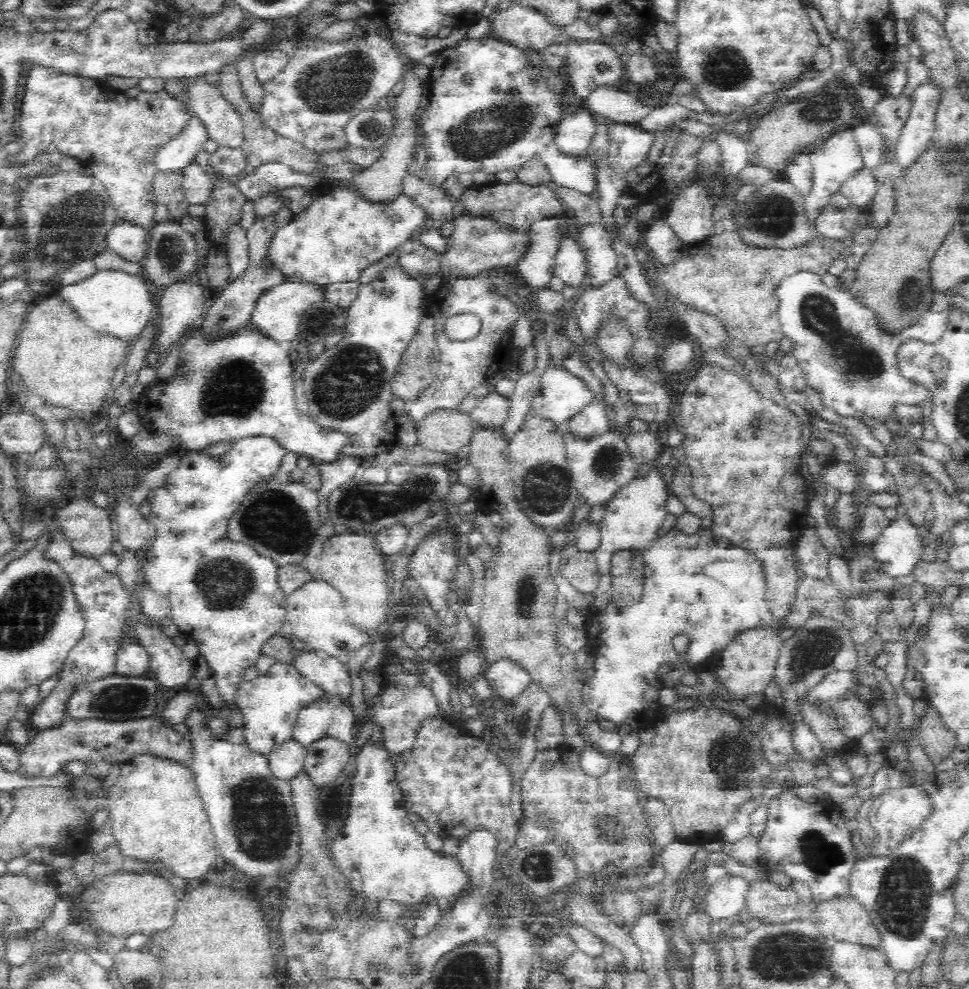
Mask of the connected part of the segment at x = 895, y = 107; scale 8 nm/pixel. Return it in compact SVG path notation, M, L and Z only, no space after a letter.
M898 96L880 97L875 104L875 111L882 121L880 134L888 139L888 145L893 150L895 140L898 138L900 127L904 124L909 111L909 98Z

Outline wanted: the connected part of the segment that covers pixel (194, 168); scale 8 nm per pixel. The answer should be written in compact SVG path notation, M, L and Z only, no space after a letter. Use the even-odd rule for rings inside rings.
M196 162L189 164L183 171L181 191L186 203L189 206L204 206L212 194L215 175Z

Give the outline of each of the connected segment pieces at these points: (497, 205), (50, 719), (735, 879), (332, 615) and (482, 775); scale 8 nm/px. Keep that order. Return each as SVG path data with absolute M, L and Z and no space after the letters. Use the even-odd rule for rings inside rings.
M515 180L511 183L497 182L481 188L466 189L460 201L468 212L486 214L499 222L526 231L539 221L556 218L565 213L565 206L548 186L526 186Z
M58 530L54 534L54 542L50 544L49 555L57 560L72 584L85 622L84 634L80 642L70 652L64 666L58 673L58 680L53 694L36 710L31 712L33 732L58 727L65 720L62 717L66 702L70 700L76 683L102 680L115 674L117 654L126 644L135 644L143 648L150 659L150 674L160 686L177 693L190 689L193 684L193 661L188 660L182 648L176 645L177 638L168 636L162 627L142 622L141 597L139 591L128 588L116 571L107 572L98 559L75 553L64 535Z
M731 875L712 883L708 886L708 893L704 896L704 906L706 914L711 920L726 920L736 914L743 915L745 912L745 902L747 898L747 881L742 877Z
M314 579L294 592L285 595L286 621L290 623L294 638L302 640L306 648L326 657L346 662L347 655L360 646L369 644L368 635L345 621L345 608L338 589L328 582Z
M433 717L427 719L422 724L422 727L420 727L420 730L418 730L417 739L414 747L409 752L396 756L396 758L396 780L398 781L398 786L400 787L400 790L402 790L402 795L404 795L406 810L409 813L414 812L418 814L421 820L426 821L430 832L434 832L434 834L440 835L440 837L442 838L445 838L447 836L460 838L462 835L468 834L468 832L472 832L472 830L476 830L476 828L490 828L490 830L492 830L498 836L499 857L507 854L511 846L515 844L515 840L518 836L518 812L510 802L510 800L512 800L510 796L512 796L512 781L514 778L512 778L512 774L510 774L509 768L501 762L501 757L490 752L482 740L473 737L471 734L466 733L465 730L461 727L449 725L448 723L442 721L442 719L440 719L439 717Z

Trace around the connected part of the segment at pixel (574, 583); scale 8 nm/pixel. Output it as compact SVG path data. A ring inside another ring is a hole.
M577 550L560 568L562 578L580 594L593 594L599 583L597 564L592 551Z

